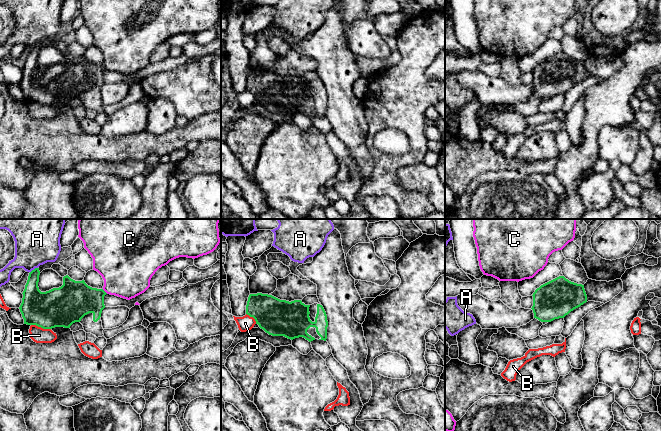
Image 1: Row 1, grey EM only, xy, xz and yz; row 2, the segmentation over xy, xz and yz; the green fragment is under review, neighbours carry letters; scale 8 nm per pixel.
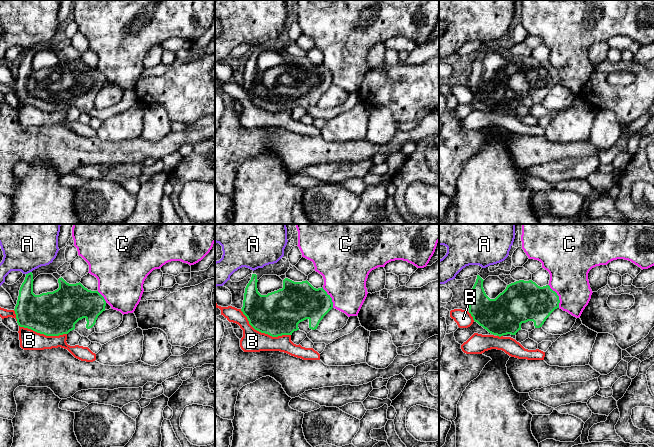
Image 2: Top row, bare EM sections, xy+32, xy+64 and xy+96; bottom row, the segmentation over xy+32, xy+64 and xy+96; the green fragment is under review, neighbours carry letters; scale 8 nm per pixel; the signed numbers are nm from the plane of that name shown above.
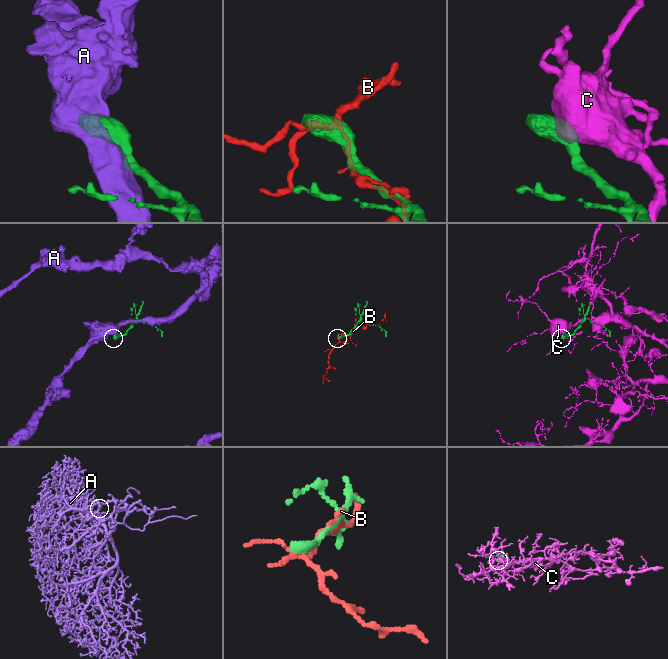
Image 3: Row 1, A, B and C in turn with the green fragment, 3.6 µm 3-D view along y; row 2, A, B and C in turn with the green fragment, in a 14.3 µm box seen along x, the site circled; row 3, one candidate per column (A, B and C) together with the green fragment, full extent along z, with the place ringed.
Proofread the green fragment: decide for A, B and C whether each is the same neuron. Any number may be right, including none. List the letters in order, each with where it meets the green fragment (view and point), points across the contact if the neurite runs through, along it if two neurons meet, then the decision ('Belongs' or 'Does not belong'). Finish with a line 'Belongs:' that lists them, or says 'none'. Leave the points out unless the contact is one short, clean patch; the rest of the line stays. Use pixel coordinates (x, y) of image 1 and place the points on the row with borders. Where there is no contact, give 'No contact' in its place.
A: Touches green at xy (34, 269). Boundary: xy (37, 267), (30, 272). Does not belong
B: Touches green at xy (41, 327). Does not belong
C: Touches green at xy (104, 291). Does not belong
Belongs: none

